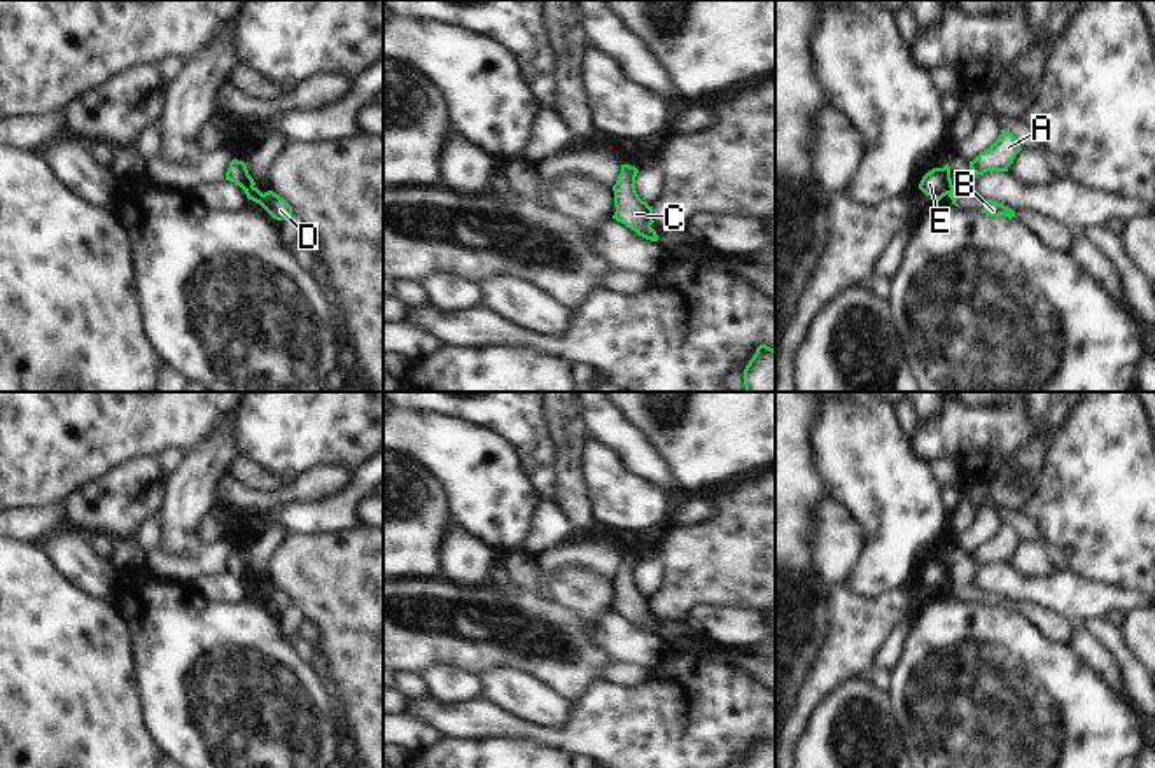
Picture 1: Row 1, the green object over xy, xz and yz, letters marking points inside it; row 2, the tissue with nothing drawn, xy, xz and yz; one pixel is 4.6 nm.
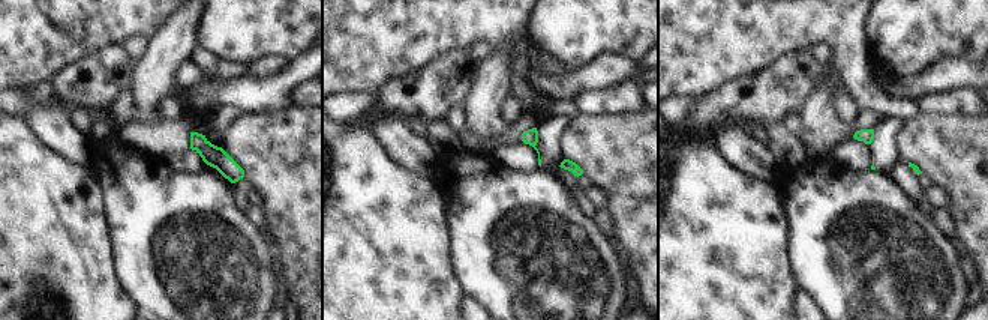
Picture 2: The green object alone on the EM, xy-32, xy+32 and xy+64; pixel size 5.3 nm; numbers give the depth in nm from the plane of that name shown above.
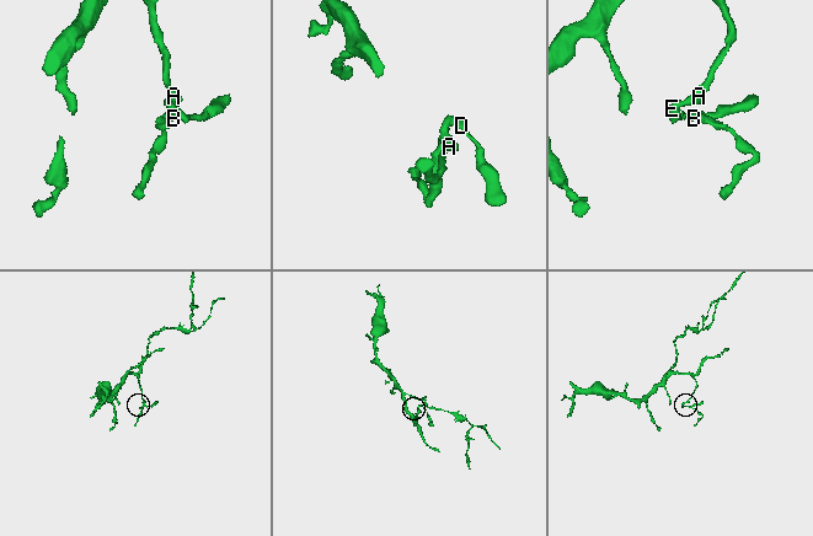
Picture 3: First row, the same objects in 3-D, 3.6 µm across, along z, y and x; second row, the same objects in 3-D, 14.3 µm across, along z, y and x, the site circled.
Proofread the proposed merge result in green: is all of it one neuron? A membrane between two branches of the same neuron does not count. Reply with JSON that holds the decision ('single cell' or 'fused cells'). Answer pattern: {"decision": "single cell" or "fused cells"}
{"decision": "fused cells"}

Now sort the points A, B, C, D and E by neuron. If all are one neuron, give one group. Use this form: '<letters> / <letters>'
A C D E / B

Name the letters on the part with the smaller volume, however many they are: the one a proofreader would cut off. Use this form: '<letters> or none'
B

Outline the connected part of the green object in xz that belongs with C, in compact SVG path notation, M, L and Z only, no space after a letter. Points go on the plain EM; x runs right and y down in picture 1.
M621 556L621 565L618 567L614 583L614 598L616 604L612 611L625 616L639 628L658 633L656 623L651 619L653 612L653 598L642 593L635 583L635 569L637 560L630 556Z

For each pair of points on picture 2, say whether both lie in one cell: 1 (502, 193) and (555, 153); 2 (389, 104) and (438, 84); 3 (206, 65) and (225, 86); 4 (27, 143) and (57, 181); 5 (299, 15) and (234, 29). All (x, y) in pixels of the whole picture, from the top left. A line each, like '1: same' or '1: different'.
1: different
2: same
3: different
4: same
5: same

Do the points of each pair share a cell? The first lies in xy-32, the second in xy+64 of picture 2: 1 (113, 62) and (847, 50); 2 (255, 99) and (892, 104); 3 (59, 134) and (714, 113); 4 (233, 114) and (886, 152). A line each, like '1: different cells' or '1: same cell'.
1: different cells
2: different cells
3: different cells
4: same cell

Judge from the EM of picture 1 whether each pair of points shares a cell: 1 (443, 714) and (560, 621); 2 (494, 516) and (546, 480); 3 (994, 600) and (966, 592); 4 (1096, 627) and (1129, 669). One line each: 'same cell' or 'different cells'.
1: different cells
2: different cells
3: same cell
4: same cell

